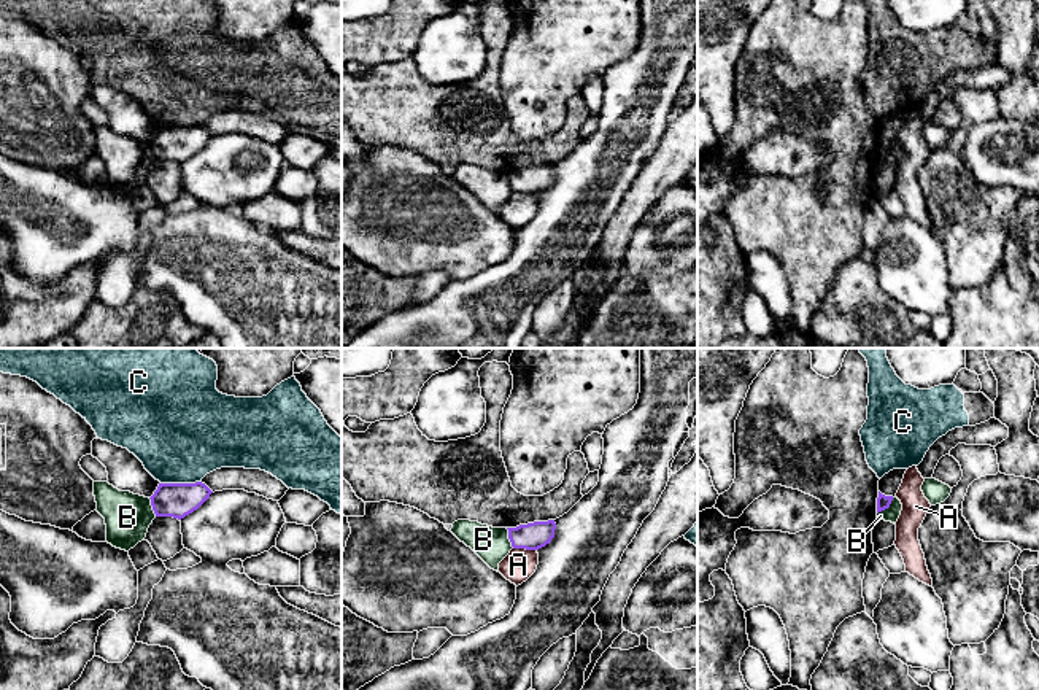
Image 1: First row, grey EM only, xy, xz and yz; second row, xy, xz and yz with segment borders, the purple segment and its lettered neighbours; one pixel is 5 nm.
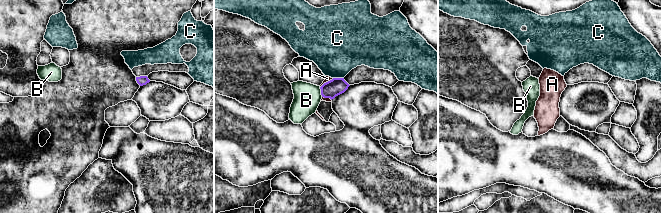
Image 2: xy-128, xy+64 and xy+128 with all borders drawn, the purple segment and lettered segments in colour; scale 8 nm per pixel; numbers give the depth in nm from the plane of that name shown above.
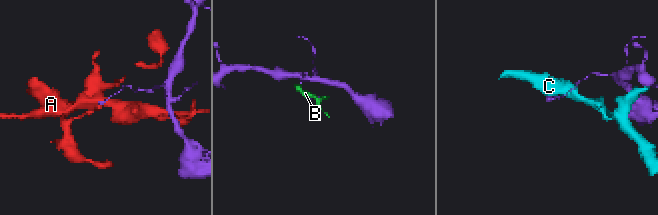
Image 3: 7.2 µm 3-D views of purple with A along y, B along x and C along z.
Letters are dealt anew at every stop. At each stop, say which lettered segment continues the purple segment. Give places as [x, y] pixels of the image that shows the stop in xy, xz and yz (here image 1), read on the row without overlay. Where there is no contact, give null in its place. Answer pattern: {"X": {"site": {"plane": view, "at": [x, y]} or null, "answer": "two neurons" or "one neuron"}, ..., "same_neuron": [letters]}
{"A": {"site": {"plane": "xz", "at": [525, 191]}, "answer": "two neurons"}, "B": {"site": {"plane": "yz", "at": [887, 151]}, "answer": "two neurons"}, "C": {"site": {"plane": "xy", "at": [180, 127]}, "answer": "two neurons"}, "same_neuron": []}

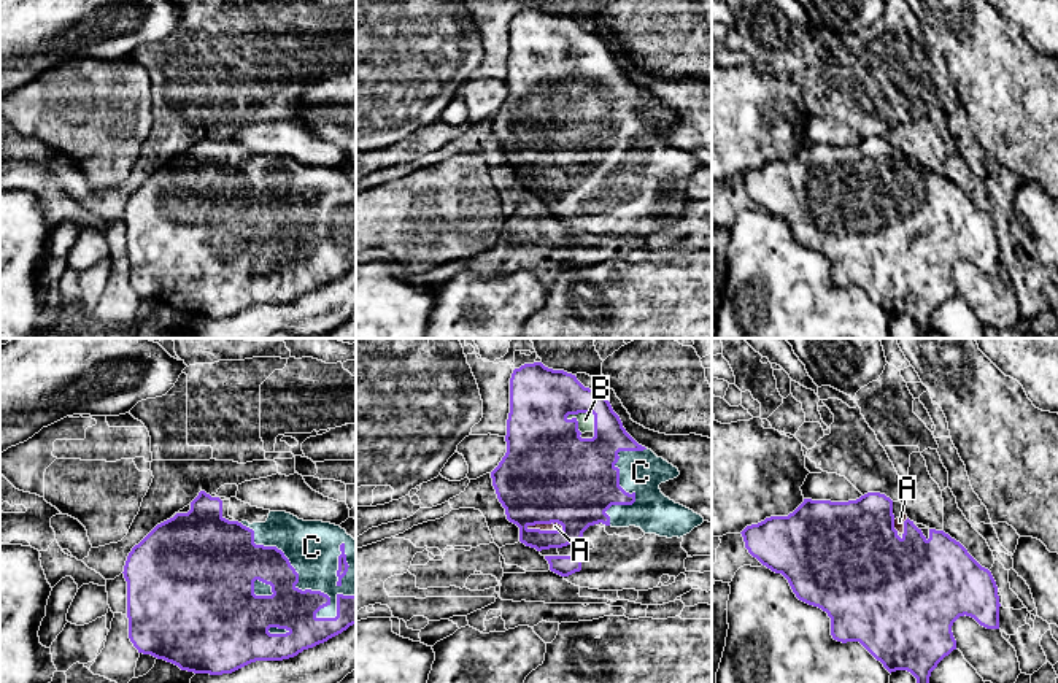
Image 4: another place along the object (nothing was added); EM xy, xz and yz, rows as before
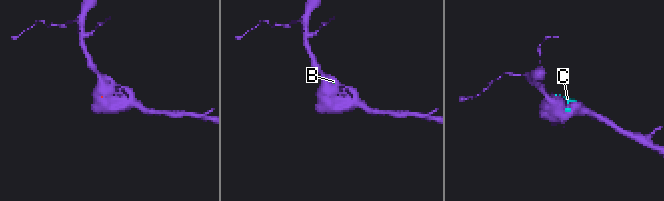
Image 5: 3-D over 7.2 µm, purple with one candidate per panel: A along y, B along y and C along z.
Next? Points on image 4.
{"A": {"site": {"plane": "xz", "at": [544, 175]}, "answer": "one neuron"}, "B": {"site": {"plane": "xz", "at": [588, 56]}, "answer": "one neuron"}, "C": {"site": {"plane": "xy", "at": [308, 234]}, "answer": "one neuron"}, "same_neuron": ["A", "B", "C"]}

